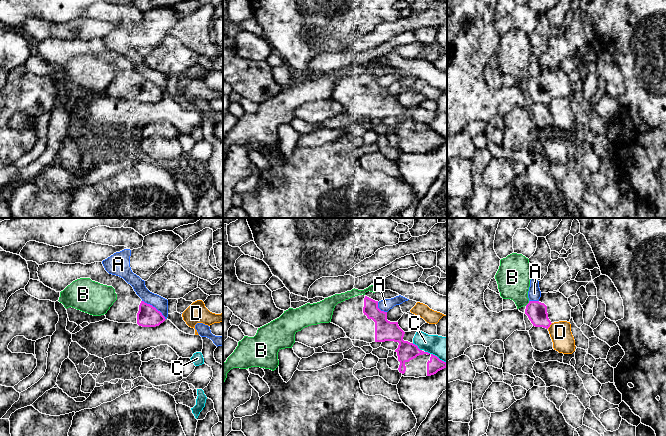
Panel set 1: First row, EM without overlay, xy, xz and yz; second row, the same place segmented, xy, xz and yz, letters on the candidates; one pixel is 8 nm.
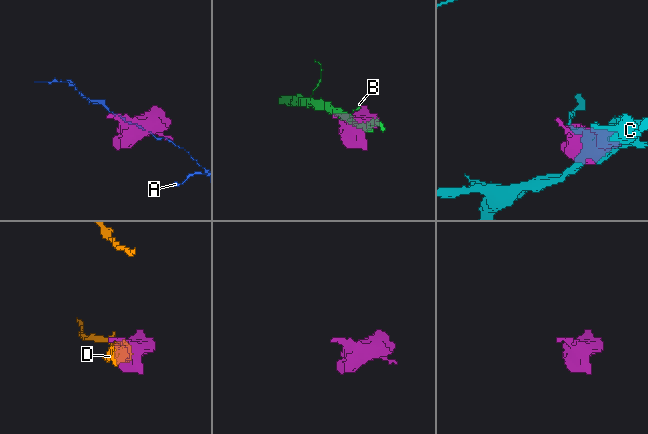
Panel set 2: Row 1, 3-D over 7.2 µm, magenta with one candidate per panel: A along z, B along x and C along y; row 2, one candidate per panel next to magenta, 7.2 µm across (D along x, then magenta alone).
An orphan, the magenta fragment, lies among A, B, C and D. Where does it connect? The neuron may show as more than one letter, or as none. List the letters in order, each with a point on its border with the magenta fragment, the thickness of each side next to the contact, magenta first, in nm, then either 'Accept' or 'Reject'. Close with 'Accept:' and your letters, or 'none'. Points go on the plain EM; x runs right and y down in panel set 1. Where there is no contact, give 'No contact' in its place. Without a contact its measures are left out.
A: Touches magenta at xy (154, 83). Thickness 180 nm (magenta) against 110 nm. Reject
B: Touches magenta at yz (528, 79). Thickness 160 nm (magenta) against 280 nm. Reject
C: Touches magenta at xz (417, 122). Thickness 160 nm (magenta) against 190 nm. Reject
D: Touches magenta at yz (549, 102). Thickness 160 nm (magenta) against 180 nm. Reject
Accept: none

